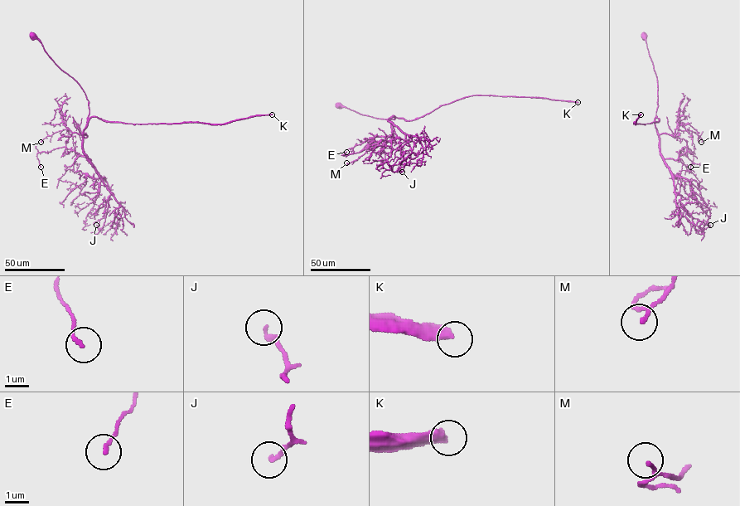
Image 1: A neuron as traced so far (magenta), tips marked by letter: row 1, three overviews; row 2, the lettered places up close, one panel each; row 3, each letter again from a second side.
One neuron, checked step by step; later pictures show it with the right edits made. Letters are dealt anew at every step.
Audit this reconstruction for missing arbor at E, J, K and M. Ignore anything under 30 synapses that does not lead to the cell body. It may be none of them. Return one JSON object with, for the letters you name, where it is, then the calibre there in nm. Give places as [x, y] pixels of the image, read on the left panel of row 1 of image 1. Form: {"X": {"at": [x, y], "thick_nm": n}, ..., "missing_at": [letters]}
{"K": {"at": [272, 114], "thick_nm": 440}, "missing_at": ["K"]}

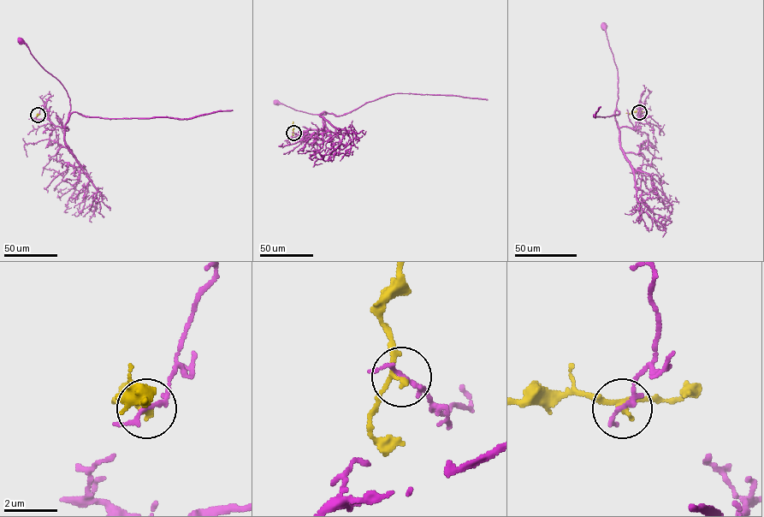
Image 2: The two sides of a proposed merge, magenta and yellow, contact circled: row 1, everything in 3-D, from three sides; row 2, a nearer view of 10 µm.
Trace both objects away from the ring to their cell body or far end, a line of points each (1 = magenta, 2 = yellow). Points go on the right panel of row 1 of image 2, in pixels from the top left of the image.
1: (639, 112), (636, 130), (618, 127), (614, 116), (618, 98), (617, 68), (604, 26)
2: (639, 112), (626, 113)

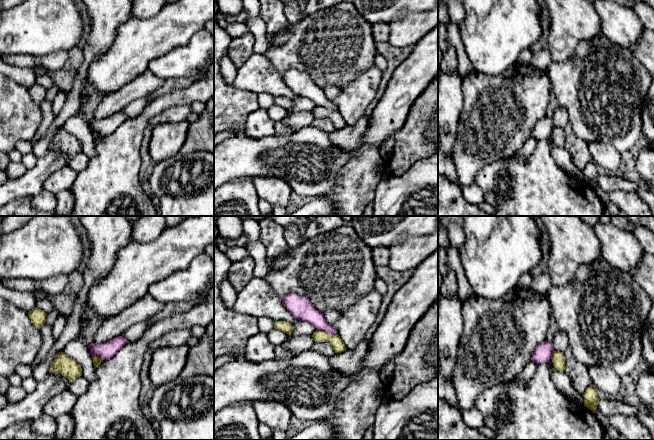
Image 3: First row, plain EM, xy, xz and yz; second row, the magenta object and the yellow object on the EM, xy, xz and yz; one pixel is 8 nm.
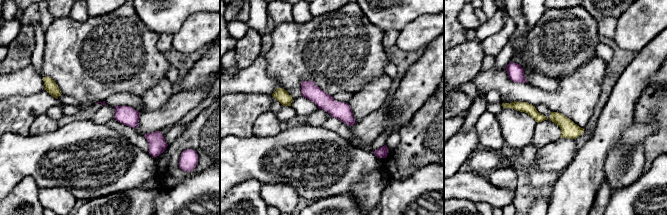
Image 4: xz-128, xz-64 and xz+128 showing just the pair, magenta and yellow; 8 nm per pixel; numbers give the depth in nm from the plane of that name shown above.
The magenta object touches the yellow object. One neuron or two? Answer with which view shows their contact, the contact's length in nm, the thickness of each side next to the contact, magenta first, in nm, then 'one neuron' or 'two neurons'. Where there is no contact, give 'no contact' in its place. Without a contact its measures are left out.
xz | 180 nm | 160/100 nm | two neurons

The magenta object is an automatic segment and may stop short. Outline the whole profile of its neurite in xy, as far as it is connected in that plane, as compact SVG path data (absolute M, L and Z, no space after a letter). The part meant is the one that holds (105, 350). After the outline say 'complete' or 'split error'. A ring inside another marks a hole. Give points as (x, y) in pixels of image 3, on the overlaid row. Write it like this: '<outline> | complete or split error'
M118 336L107 342L92 343L88 348L92 355L96 355L105 360L113 357L128 342L126 338Z | complete

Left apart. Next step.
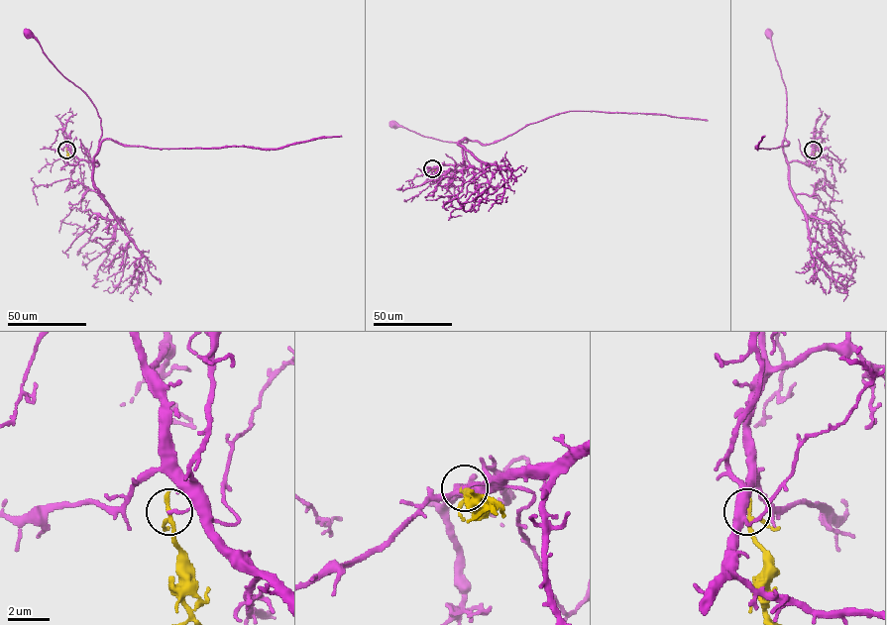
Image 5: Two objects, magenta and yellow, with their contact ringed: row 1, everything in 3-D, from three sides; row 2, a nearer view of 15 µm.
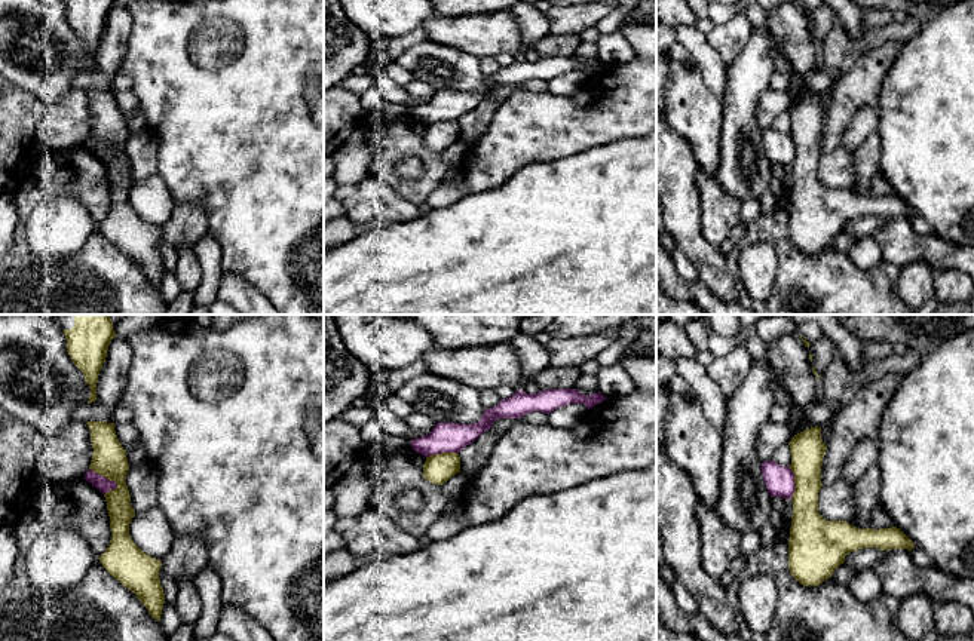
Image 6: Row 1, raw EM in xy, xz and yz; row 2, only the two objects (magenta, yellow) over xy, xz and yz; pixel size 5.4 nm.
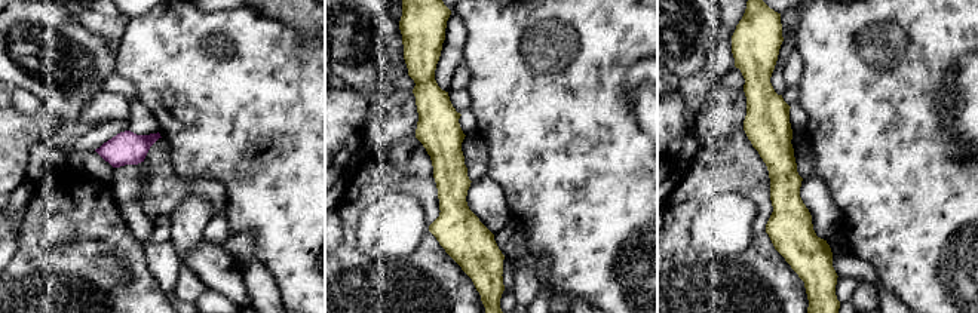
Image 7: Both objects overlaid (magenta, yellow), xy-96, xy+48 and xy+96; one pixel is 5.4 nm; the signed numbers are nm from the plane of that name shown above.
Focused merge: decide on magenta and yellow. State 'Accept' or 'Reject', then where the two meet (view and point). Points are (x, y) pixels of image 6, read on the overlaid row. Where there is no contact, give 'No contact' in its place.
Reject. Touches magenta at xy (104, 477)

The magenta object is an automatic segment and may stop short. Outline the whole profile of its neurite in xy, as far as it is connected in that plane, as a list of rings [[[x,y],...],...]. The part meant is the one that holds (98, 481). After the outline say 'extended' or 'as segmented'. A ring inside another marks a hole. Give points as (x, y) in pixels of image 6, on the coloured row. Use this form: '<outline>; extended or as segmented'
[[[91,469],[85,473],[85,479],[91,482],[95,488],[98,488],[102,494],[117,487],[114,481],[108,481],[105,476],[98,475]]]; as segmented

